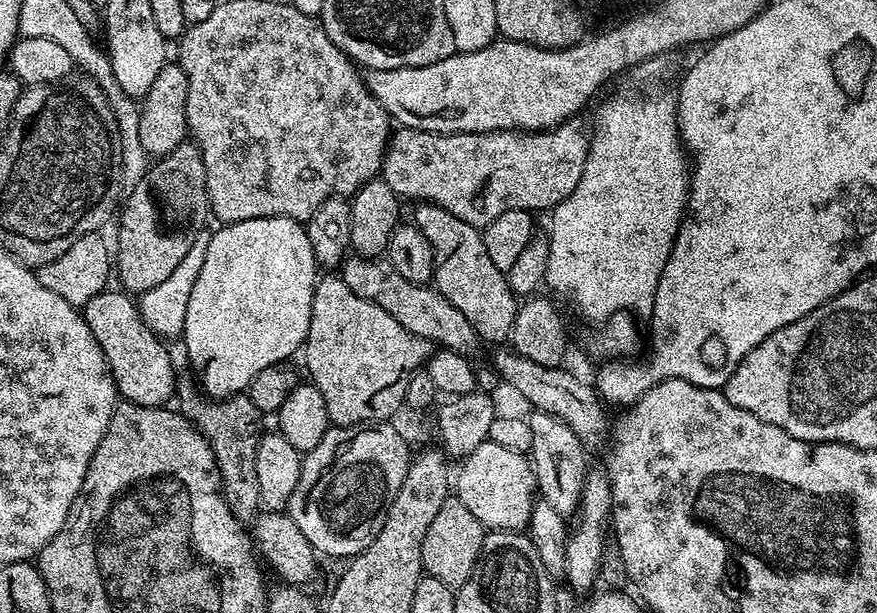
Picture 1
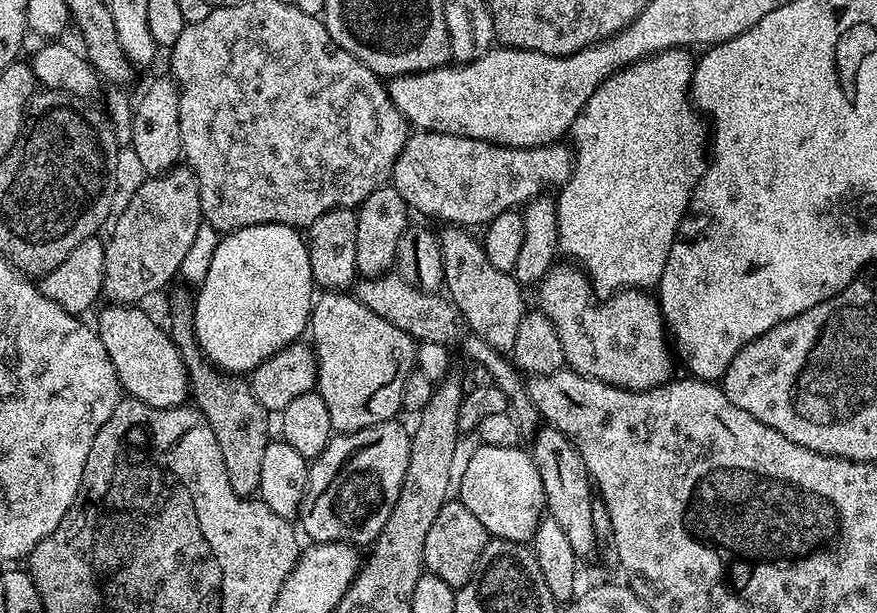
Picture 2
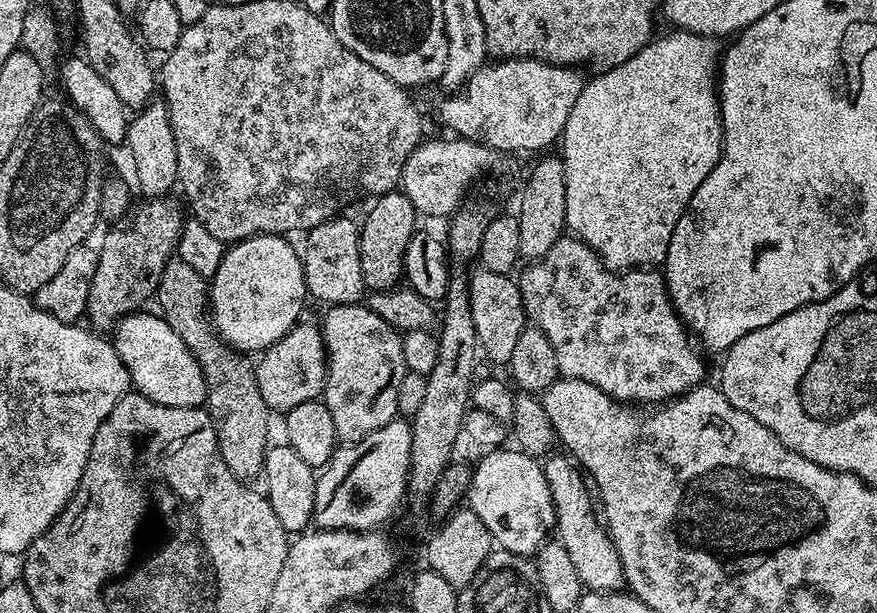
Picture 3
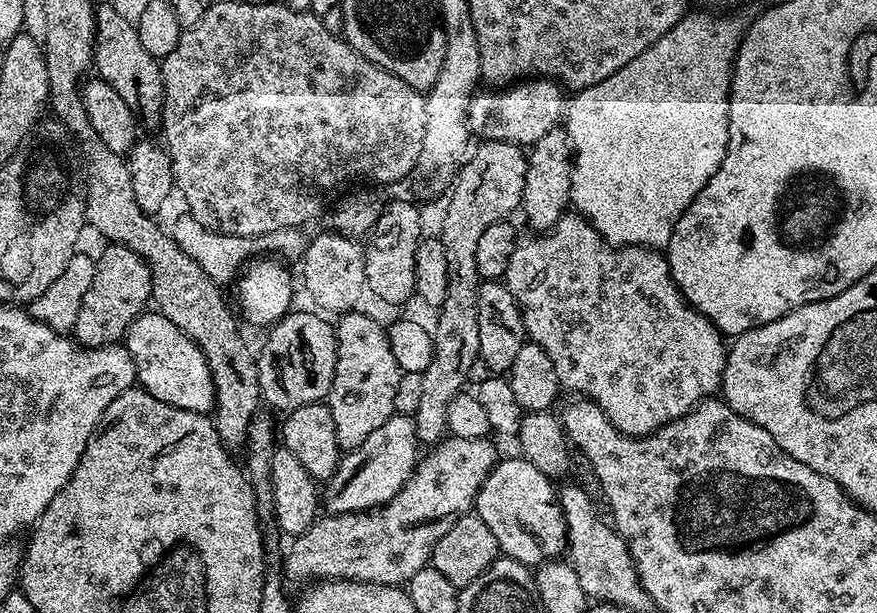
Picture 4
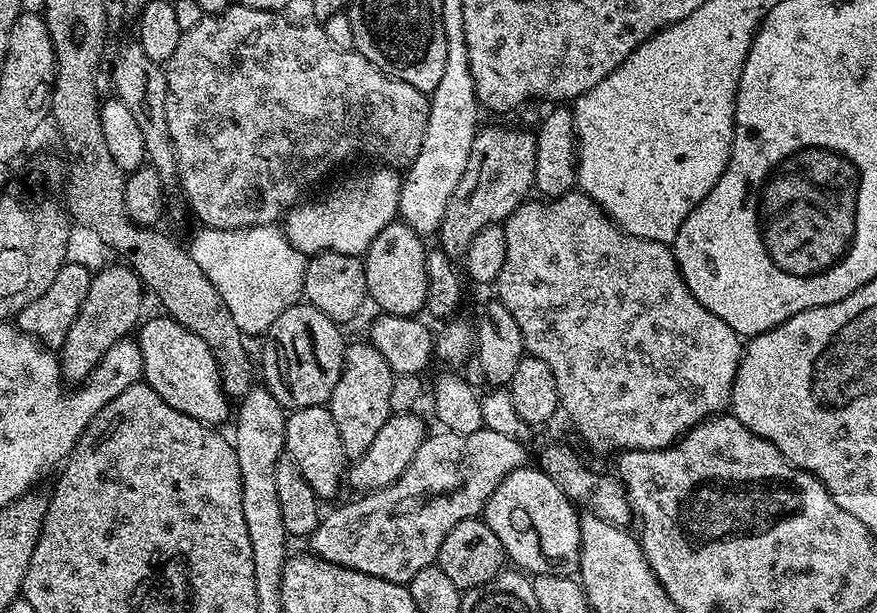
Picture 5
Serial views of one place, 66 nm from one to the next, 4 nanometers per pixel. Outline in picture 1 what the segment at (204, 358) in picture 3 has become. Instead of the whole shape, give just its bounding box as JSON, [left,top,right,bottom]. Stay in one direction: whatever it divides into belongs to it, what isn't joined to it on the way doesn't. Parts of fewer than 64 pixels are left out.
[174,370,262,521]

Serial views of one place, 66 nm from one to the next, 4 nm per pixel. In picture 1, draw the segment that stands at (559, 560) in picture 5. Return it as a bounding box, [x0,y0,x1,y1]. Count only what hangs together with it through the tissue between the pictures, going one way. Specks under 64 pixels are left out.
[454,440,538,532]

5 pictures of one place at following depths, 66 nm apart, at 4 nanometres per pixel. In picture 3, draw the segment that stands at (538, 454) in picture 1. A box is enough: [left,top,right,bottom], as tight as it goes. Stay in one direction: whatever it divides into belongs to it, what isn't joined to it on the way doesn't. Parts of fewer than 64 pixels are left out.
[542,455,626,592]

